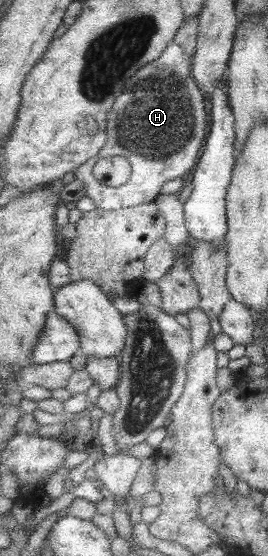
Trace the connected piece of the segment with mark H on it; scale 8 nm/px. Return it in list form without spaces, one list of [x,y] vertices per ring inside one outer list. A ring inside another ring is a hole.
[[[177,42],[169,44],[159,60],[136,72],[125,94],[117,98],[108,114],[108,139],[96,158],[74,172],[84,184],[97,209],[116,211],[150,203],[161,195],[159,188],[175,178],[184,178],[202,156],[207,138],[207,102],[193,78],[193,56]],[[123,156],[132,165],[129,182],[118,187],[105,186],[97,180],[94,168],[105,157]]]

